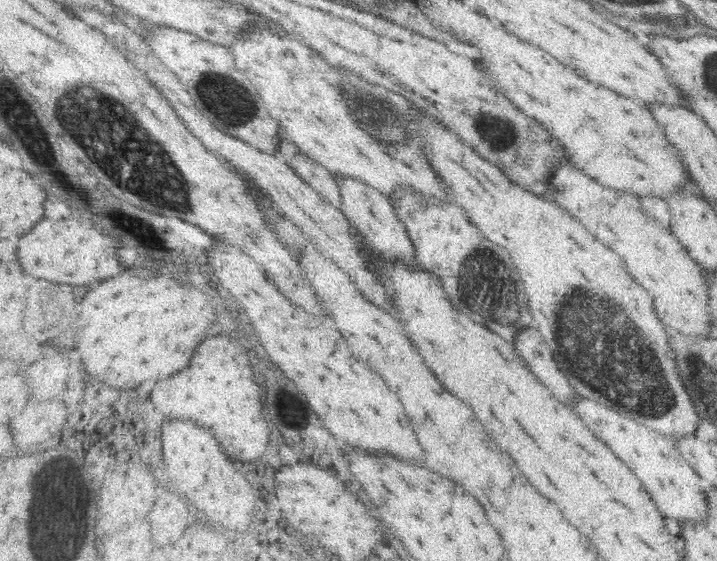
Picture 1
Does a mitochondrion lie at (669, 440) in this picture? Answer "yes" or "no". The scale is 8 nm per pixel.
no

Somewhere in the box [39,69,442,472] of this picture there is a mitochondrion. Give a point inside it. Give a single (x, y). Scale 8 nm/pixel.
(92, 121)

